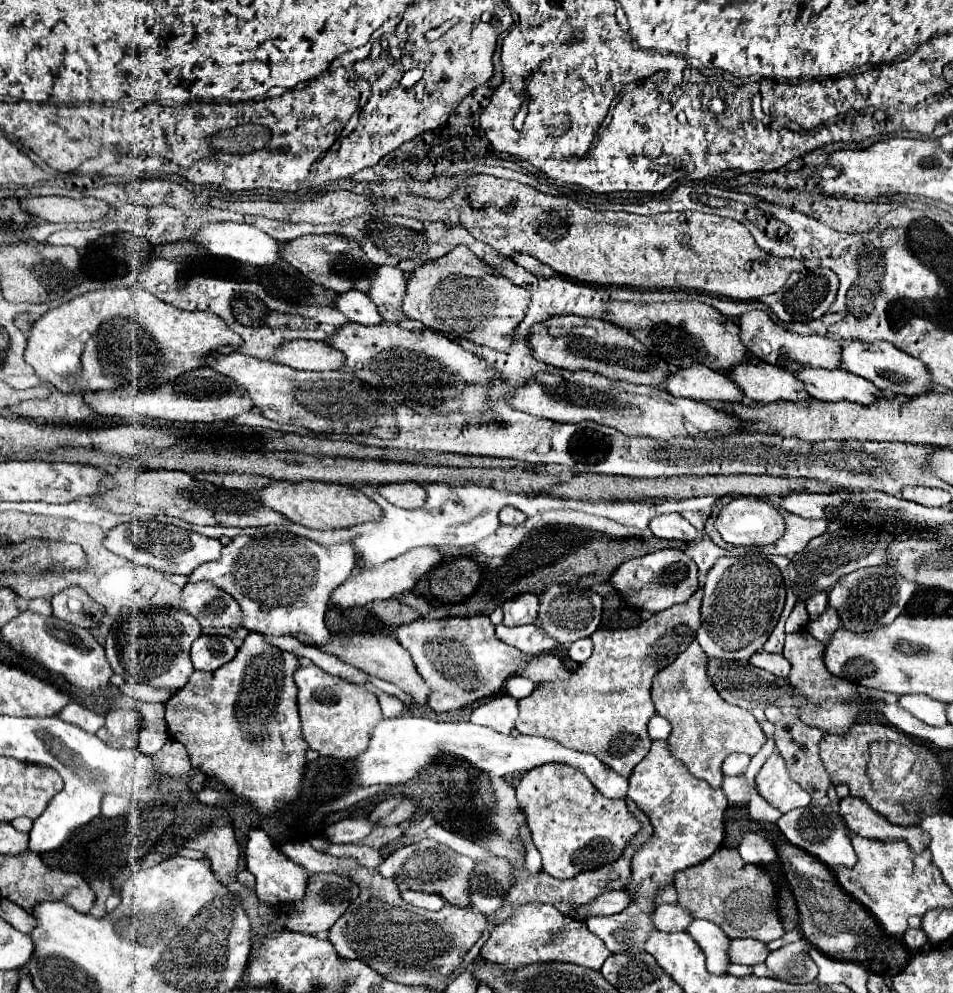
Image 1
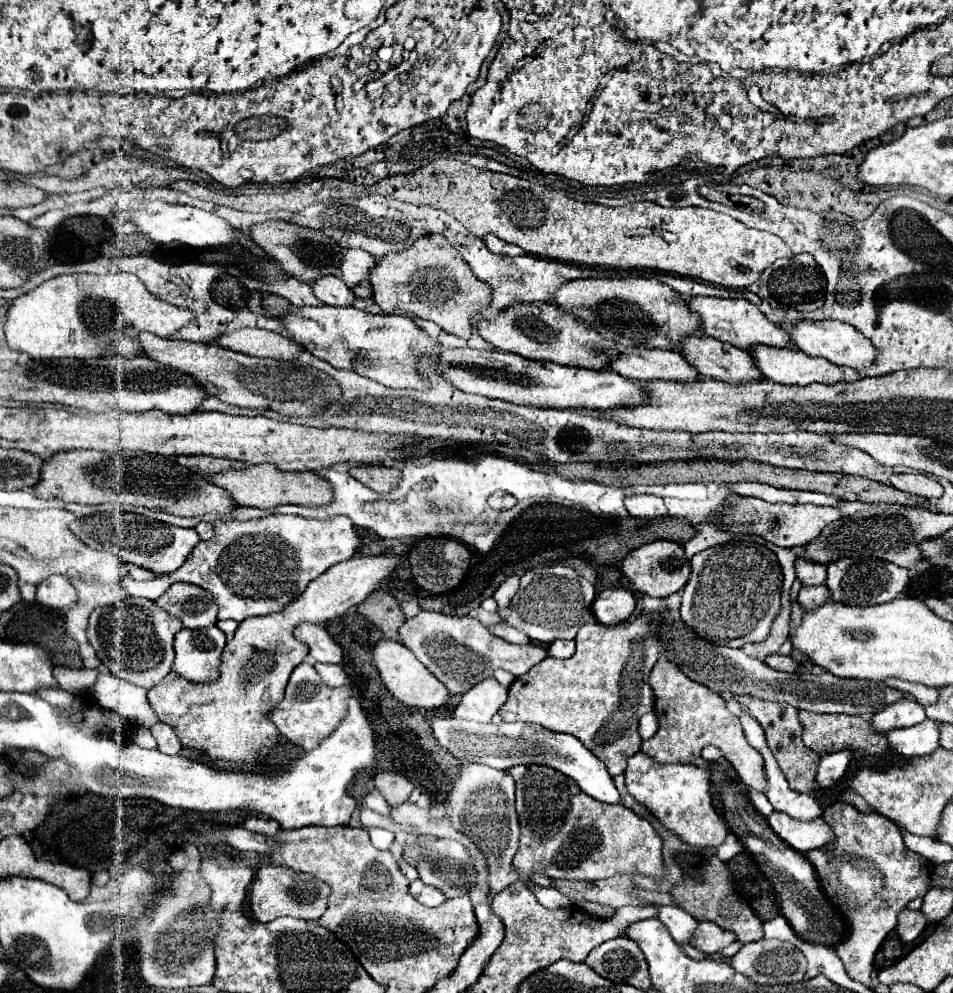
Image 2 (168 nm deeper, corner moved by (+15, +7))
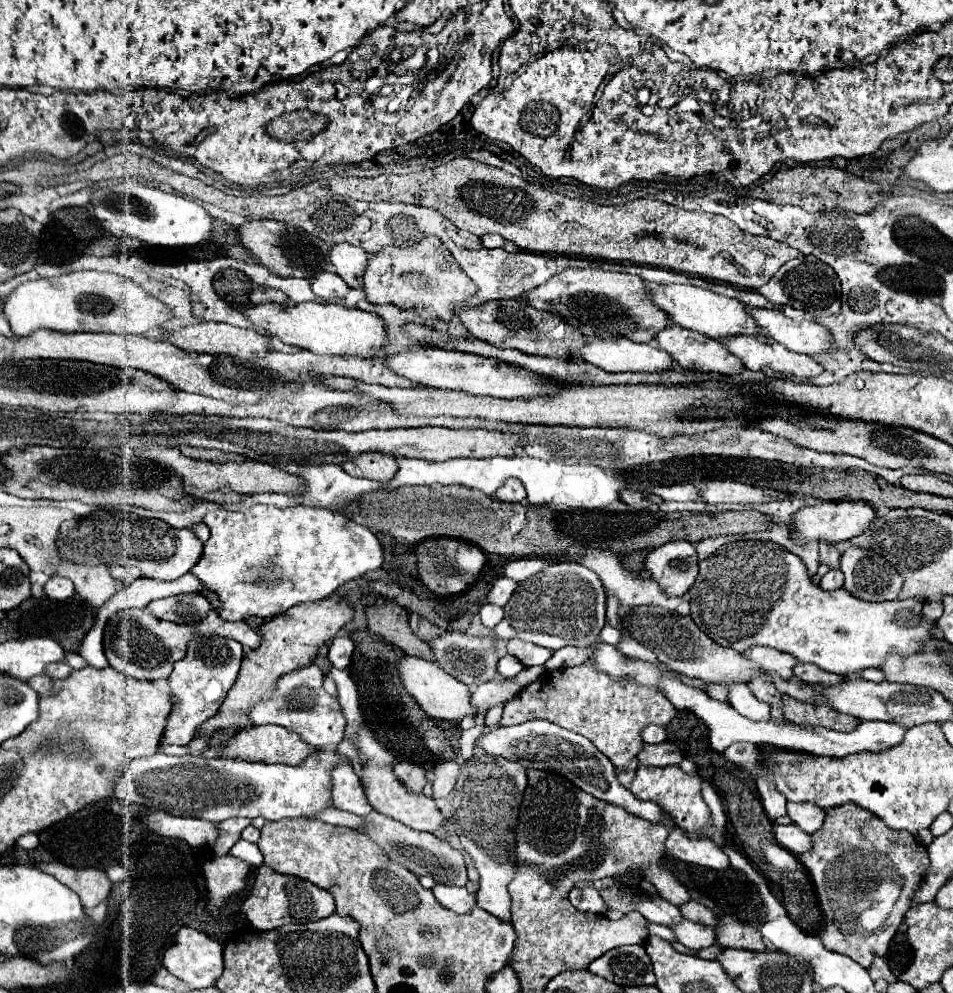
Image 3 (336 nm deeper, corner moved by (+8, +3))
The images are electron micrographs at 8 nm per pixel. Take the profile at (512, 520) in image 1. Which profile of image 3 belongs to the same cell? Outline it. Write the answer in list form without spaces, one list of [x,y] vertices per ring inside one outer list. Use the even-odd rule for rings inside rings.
[[[507,480],[499,488],[497,498],[503,502],[523,502],[525,500],[525,488],[523,488],[523,484],[519,484],[519,480]]]

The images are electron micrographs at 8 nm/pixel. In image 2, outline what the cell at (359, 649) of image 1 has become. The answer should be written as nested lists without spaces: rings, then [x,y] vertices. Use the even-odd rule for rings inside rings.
[[[380,640],[376,648],[372,650],[372,664],[378,668],[386,688],[392,692],[394,698],[404,702],[406,706],[418,708],[418,710],[434,710],[444,706],[444,702],[450,698],[448,688],[428,672],[428,668],[404,646],[392,640]]]

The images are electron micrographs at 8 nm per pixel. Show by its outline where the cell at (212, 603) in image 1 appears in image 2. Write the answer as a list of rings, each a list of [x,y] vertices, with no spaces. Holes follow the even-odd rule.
[[[172,584],[156,604],[178,618],[184,628],[208,628],[216,624],[216,604],[212,604],[212,596],[194,584]]]

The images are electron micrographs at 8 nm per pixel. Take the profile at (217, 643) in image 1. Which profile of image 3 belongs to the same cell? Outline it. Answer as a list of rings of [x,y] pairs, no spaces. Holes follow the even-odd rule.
[[[199,636],[189,642],[187,656],[179,660],[169,676],[171,694],[177,698],[177,704],[173,706],[163,738],[163,744],[189,744],[193,738],[195,728],[205,722],[207,718],[215,716],[221,702],[225,700],[227,690],[233,686],[239,666],[243,658],[243,648],[239,642],[223,636]]]

